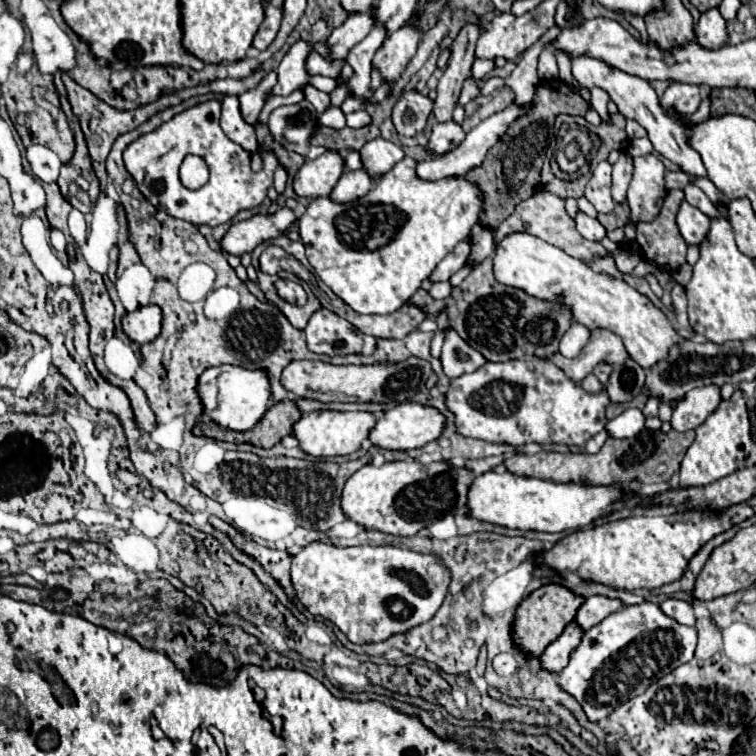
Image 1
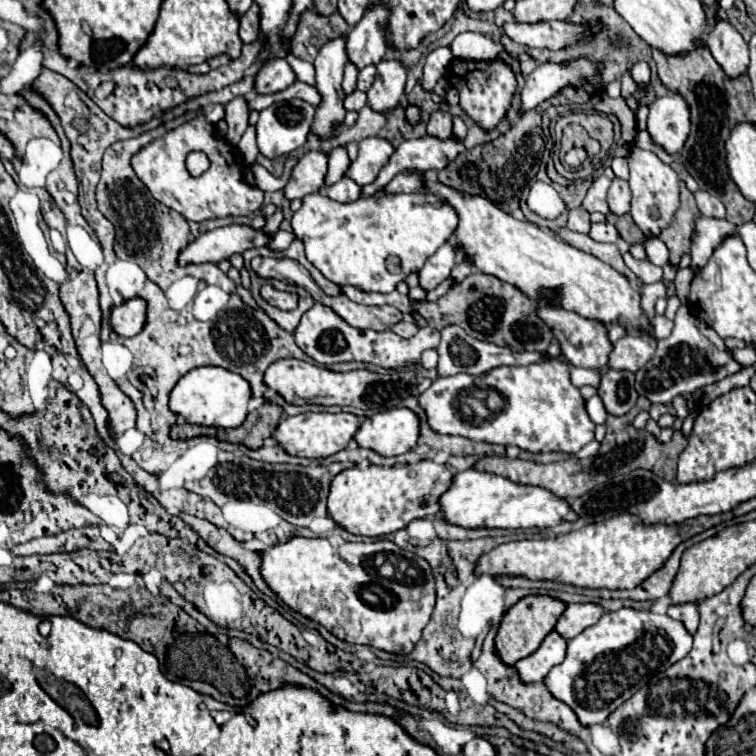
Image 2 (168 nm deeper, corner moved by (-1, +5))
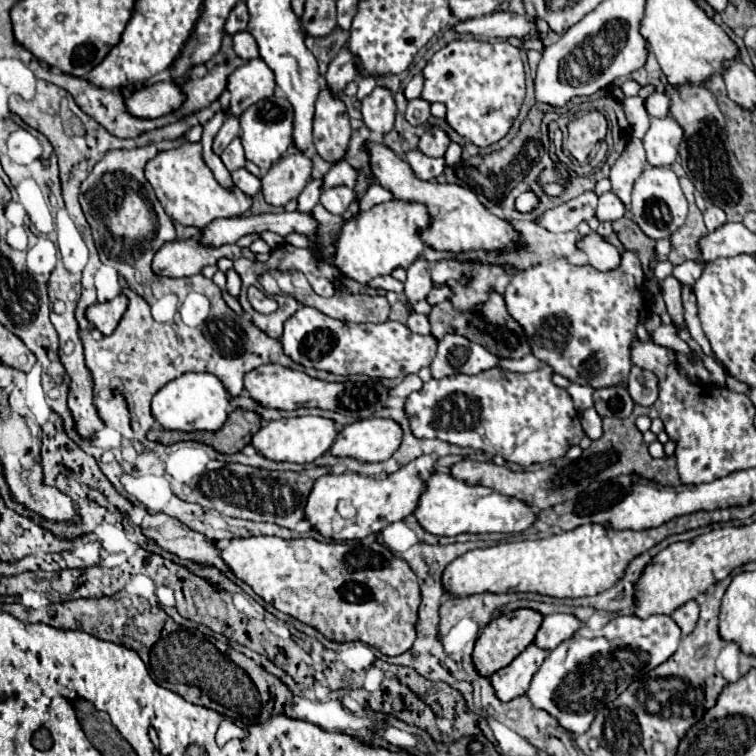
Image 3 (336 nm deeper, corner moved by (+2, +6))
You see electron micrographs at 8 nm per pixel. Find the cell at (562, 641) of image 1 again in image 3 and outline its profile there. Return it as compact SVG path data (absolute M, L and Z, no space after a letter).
M529 645L525 647L515 661L511 661L507 667L495 671L491 675L491 685L495 695L501 701L511 701L519 695L527 693L527 685L531 683L531 677L535 675L535 669L539 669L539 665L543 663L543 659L547 657L547 651L539 649L537 645Z

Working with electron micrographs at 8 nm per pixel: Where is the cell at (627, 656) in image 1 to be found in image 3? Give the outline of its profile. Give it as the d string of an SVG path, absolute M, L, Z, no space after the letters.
M621 615L621 617L611 619L599 631L591 631L583 625L567 641L563 641L563 645L559 645L545 657L545 661L533 675L531 685L525 695L529 697L535 709L547 711L551 717L557 719L557 723L563 729L571 731L573 735L585 733L591 721L595 719L595 713L603 709L603 705L611 703L623 689L627 689L627 685L631 685L631 681L639 679L641 675L649 673L651 669L667 661L677 651L679 641L681 641L681 629L669 615L651 615L647 619L639 619L635 615L629 615L629 617Z

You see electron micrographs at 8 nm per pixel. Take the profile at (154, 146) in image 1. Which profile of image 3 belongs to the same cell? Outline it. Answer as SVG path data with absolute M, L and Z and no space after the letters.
M183 143L177 149L163 151L145 167L145 177L151 183L165 213L185 227L205 227L217 217L239 217L251 207L251 199L239 189L225 191L203 161L201 143Z

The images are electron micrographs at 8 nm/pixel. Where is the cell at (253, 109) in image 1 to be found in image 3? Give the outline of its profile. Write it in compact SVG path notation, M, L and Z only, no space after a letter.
M227 117L225 123L221 125L219 133L213 139L213 153L221 155L225 151L225 147L239 135L239 121L237 117Z

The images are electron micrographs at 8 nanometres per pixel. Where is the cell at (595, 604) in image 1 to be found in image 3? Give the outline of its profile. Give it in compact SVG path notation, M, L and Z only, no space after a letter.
M549 615L543 619L537 635L535 635L535 645L545 649L545 651L551 651L555 649L561 641L569 639L577 629L581 627L581 621L573 615Z

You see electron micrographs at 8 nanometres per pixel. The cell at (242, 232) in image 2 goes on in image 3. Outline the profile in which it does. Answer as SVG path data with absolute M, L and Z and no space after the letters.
M195 239L187 241L171 241L165 243L153 257L151 269L155 275L163 277L191 277L201 273L203 267L215 265L217 259L255 259L255 253L249 249L241 249L237 245L221 245L217 249L207 249L205 245L199 245Z

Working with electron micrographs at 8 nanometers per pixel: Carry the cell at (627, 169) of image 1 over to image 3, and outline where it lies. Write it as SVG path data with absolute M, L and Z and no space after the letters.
M611 191L599 197L599 205L595 211L595 217L599 221L615 221L615 219L621 219L623 215L625 215L623 203Z

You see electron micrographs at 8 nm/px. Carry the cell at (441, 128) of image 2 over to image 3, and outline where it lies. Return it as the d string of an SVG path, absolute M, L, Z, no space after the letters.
M431 127L419 139L419 147L417 149L421 153L429 155L429 157L443 157L447 145L449 145L449 137L439 127Z

